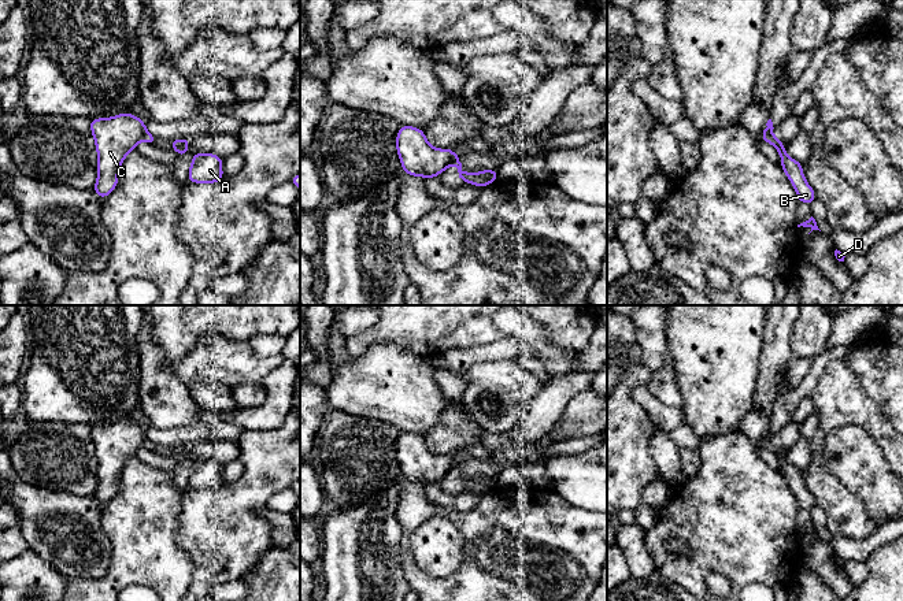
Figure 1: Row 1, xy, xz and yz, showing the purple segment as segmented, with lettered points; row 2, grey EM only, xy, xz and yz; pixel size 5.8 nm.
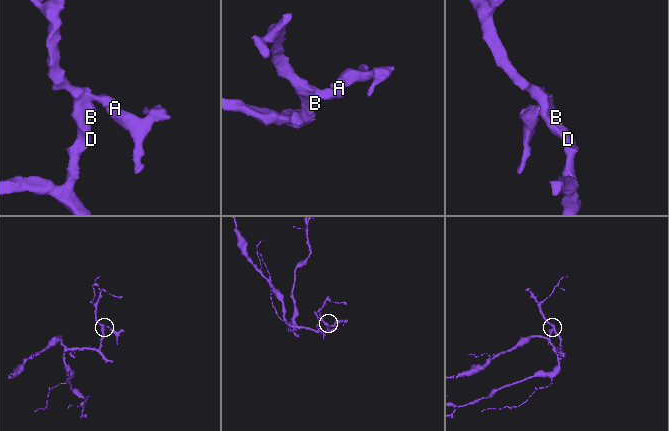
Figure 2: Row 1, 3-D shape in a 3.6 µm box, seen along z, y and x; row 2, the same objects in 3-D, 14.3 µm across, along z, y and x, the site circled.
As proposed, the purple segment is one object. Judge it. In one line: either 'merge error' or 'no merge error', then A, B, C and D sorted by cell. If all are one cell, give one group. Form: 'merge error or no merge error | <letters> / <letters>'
merge error | A / B C D

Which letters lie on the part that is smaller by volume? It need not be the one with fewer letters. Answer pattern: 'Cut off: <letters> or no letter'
Cut off: A

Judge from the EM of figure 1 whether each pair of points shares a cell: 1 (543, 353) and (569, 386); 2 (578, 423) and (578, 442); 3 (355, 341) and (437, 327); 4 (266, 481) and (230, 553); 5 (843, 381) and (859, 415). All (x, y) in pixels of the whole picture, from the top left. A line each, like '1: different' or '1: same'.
1: different
2: different
3: same
4: same
5: same

